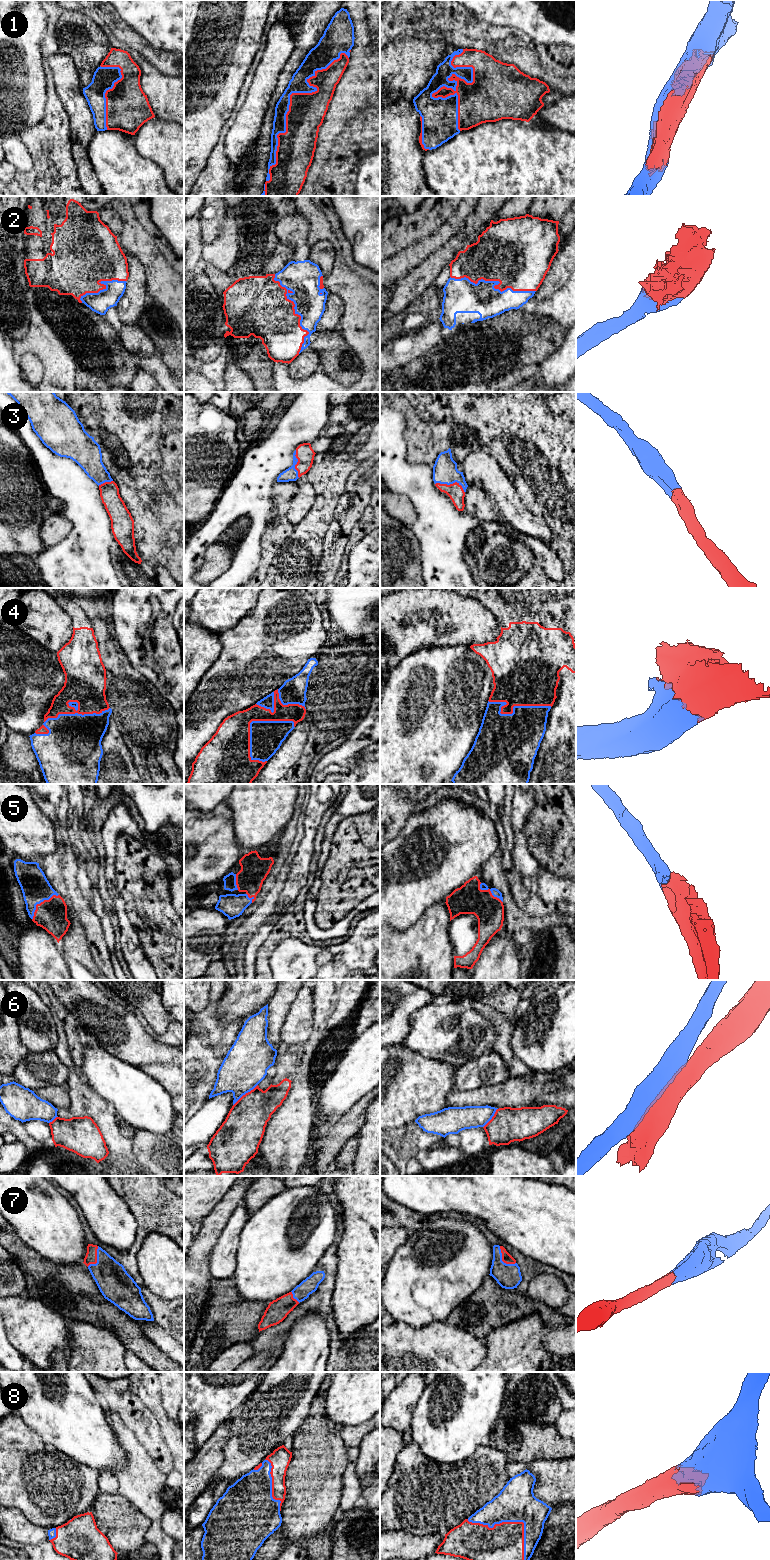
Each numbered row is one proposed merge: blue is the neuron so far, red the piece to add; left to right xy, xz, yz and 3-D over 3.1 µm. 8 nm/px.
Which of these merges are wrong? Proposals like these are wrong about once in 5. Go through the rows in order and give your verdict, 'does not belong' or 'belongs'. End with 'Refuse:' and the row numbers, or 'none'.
1: belongs
2: belongs
3: belongs
4: belongs
5: belongs
6: does not belong
7: belongs
8: belongs
Refuse: 6

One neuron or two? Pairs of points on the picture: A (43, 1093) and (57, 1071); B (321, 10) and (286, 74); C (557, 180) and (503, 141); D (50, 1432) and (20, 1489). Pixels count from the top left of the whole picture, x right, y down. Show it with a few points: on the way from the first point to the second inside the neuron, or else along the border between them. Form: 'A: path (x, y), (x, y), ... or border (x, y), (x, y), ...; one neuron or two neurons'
A: border (65, 1085), (45, 1085), (38, 1087), (34, 1091); two neurons
B: path (307, 26), (304, 43), (296, 58); one neuron
C: path (544, 180), (516, 154); one neuron
D: border (28, 1426), (45, 1442), (53, 1445), (65, 1455); two neurons

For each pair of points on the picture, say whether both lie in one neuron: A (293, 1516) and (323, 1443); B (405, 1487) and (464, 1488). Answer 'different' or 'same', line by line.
A: same
B: same

